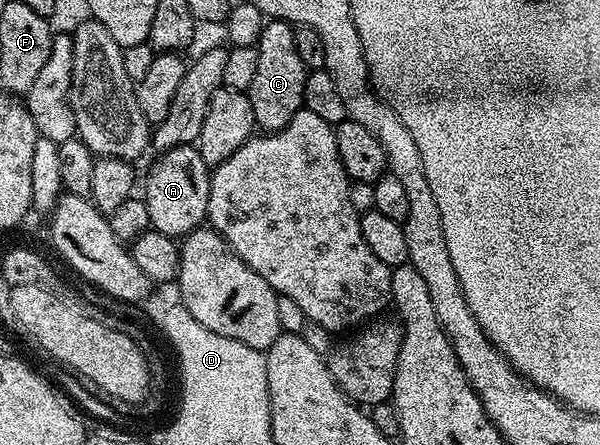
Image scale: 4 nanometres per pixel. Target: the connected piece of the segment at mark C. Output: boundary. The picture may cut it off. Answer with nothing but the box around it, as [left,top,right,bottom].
[247,21,306,132]

